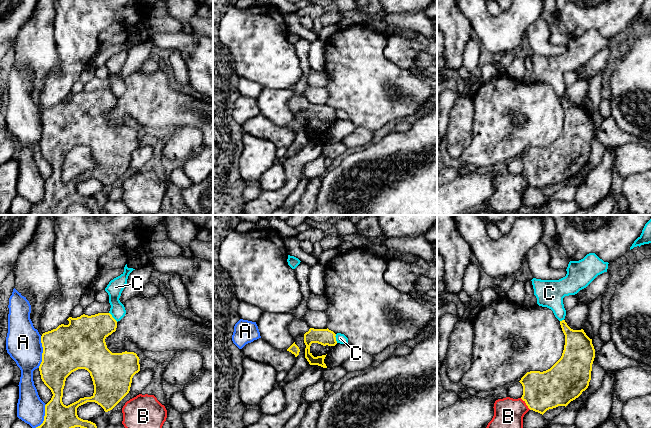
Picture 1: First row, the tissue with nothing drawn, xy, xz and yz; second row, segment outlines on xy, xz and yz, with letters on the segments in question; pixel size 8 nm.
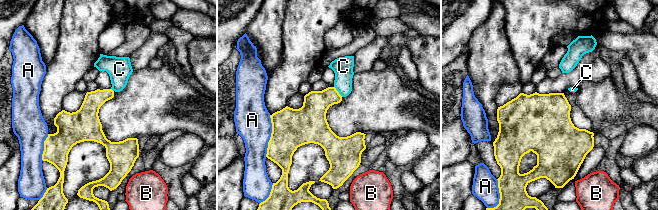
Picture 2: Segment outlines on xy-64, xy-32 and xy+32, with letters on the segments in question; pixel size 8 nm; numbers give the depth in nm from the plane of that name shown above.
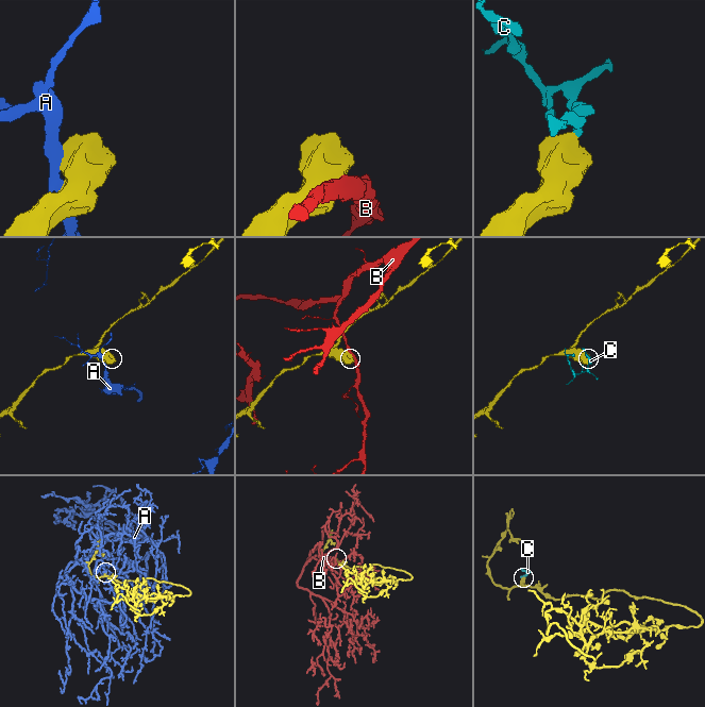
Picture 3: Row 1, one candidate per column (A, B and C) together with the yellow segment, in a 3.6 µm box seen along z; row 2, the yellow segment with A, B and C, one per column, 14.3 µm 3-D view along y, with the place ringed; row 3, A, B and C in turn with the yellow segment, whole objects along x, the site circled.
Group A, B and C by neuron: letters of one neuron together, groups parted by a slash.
A / B / C

